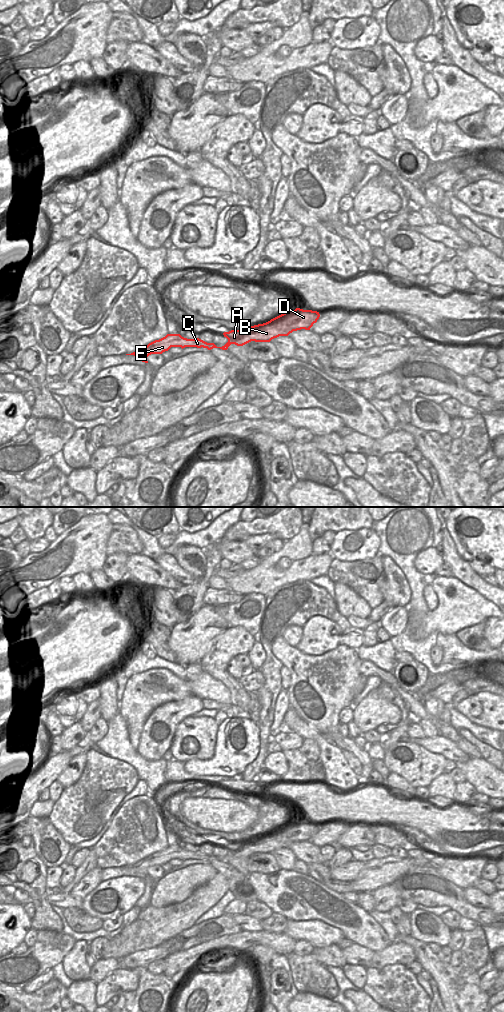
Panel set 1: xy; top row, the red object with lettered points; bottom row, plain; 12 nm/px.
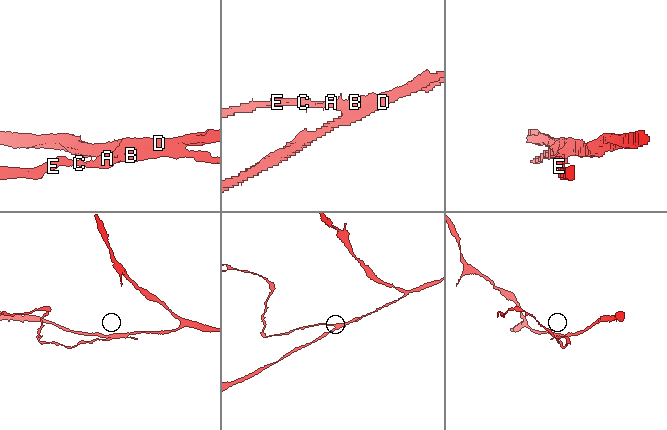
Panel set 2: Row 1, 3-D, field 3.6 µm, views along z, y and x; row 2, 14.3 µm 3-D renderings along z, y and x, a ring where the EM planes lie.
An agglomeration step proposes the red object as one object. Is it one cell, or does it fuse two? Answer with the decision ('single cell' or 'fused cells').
fused cells

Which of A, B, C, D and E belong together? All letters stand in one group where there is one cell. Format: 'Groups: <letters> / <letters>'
Groups: A B C E / D

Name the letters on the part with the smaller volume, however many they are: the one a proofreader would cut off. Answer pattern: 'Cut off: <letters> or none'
Cut off: A, B, C, E

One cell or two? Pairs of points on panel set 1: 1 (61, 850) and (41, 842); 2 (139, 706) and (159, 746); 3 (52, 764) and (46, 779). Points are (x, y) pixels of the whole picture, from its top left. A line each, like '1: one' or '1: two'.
1: one
2: two
3: one

